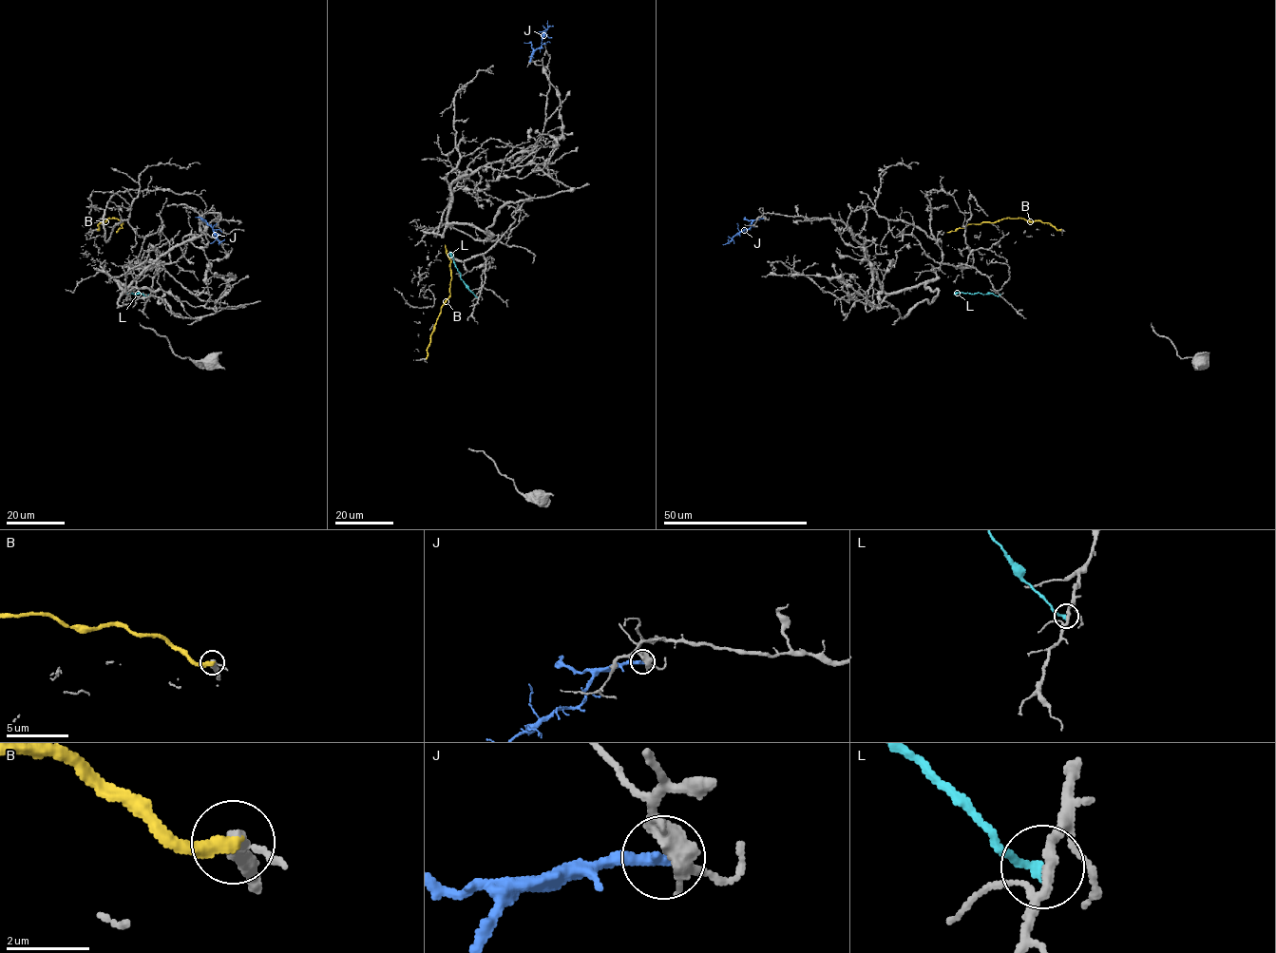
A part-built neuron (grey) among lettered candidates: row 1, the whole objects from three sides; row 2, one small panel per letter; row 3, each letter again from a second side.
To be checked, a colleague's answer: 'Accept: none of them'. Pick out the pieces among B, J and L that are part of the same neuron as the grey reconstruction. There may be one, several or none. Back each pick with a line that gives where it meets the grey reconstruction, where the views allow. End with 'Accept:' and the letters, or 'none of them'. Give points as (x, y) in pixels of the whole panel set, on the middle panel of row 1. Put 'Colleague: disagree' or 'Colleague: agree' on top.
Colleague: agree
Accept: none of them

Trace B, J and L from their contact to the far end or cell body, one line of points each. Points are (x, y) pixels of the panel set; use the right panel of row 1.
B: (1061, 230), (1048, 223), (1009, 218), (966, 224), (947, 233)
J: (764, 218), (755, 219), (748, 229), (722, 244)
L: (999, 295), (953, 295)

